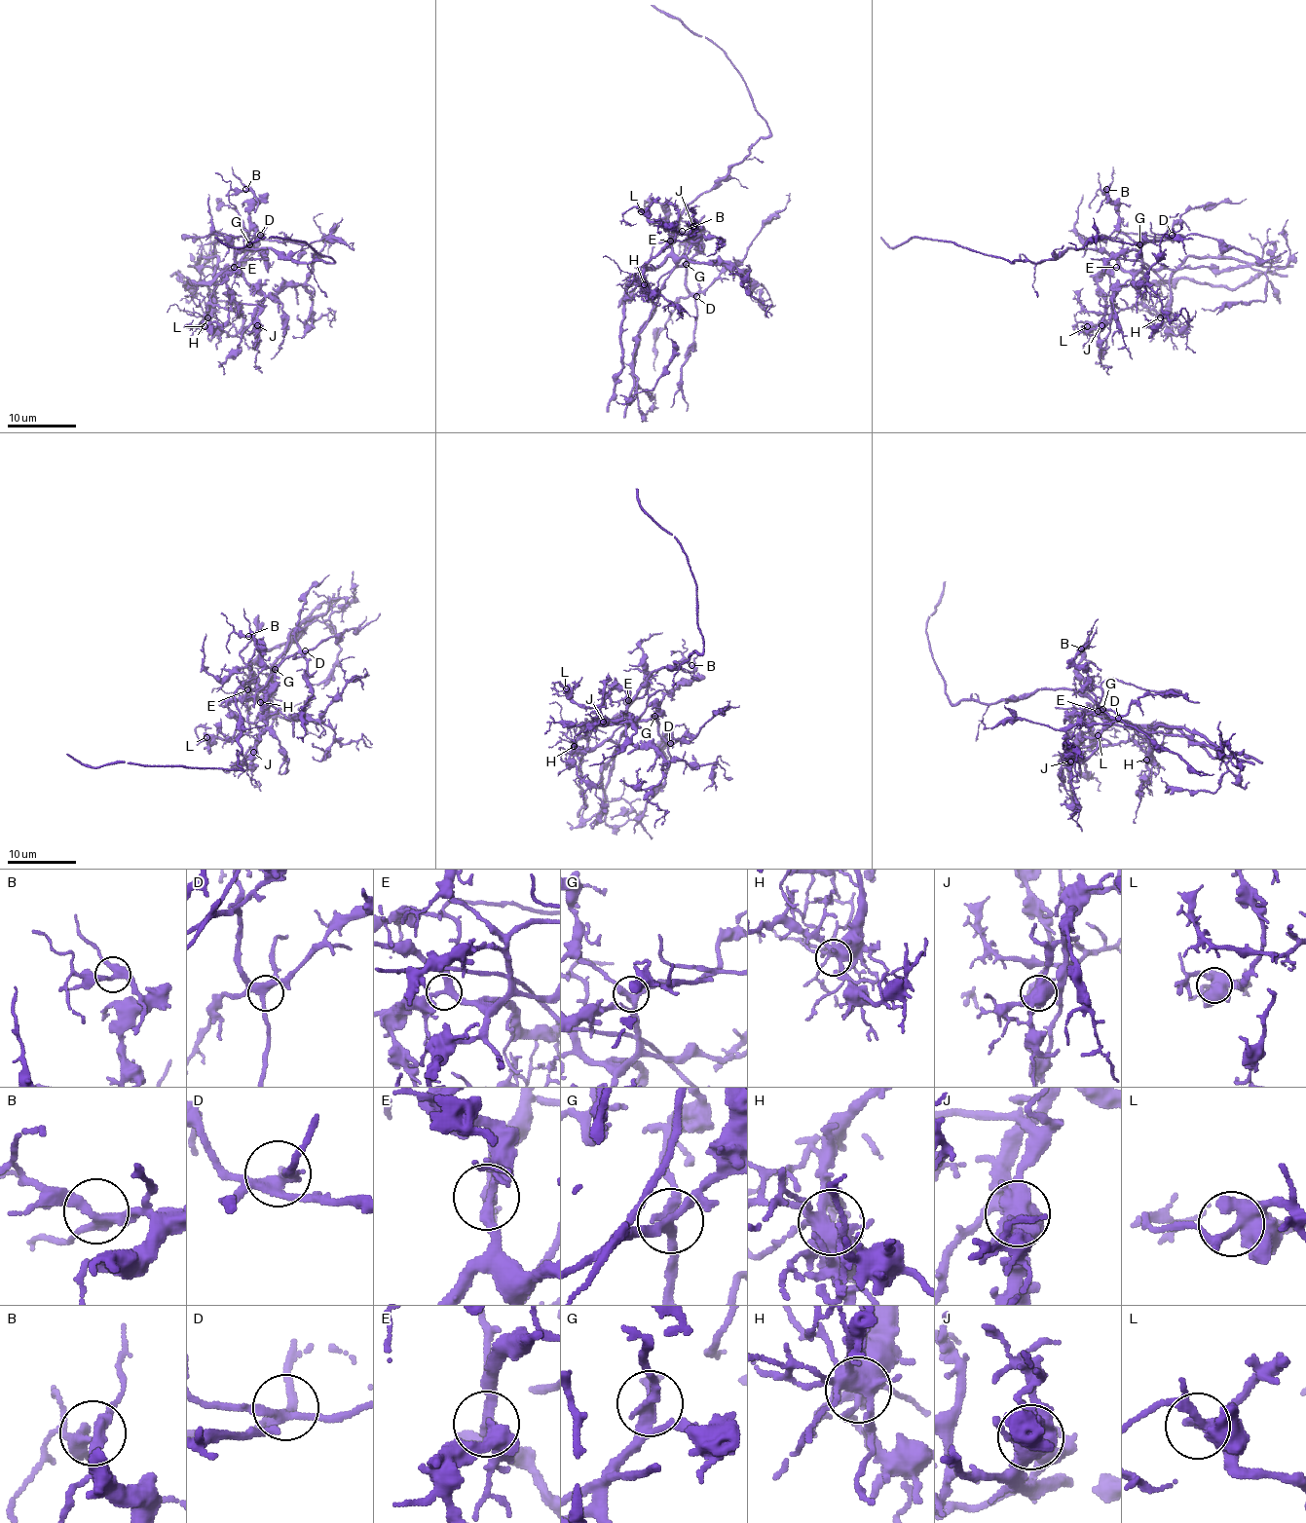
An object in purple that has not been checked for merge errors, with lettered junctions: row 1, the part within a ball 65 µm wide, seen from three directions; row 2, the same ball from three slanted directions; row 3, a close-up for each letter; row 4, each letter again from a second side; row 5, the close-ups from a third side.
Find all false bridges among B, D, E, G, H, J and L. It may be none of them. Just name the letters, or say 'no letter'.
J

